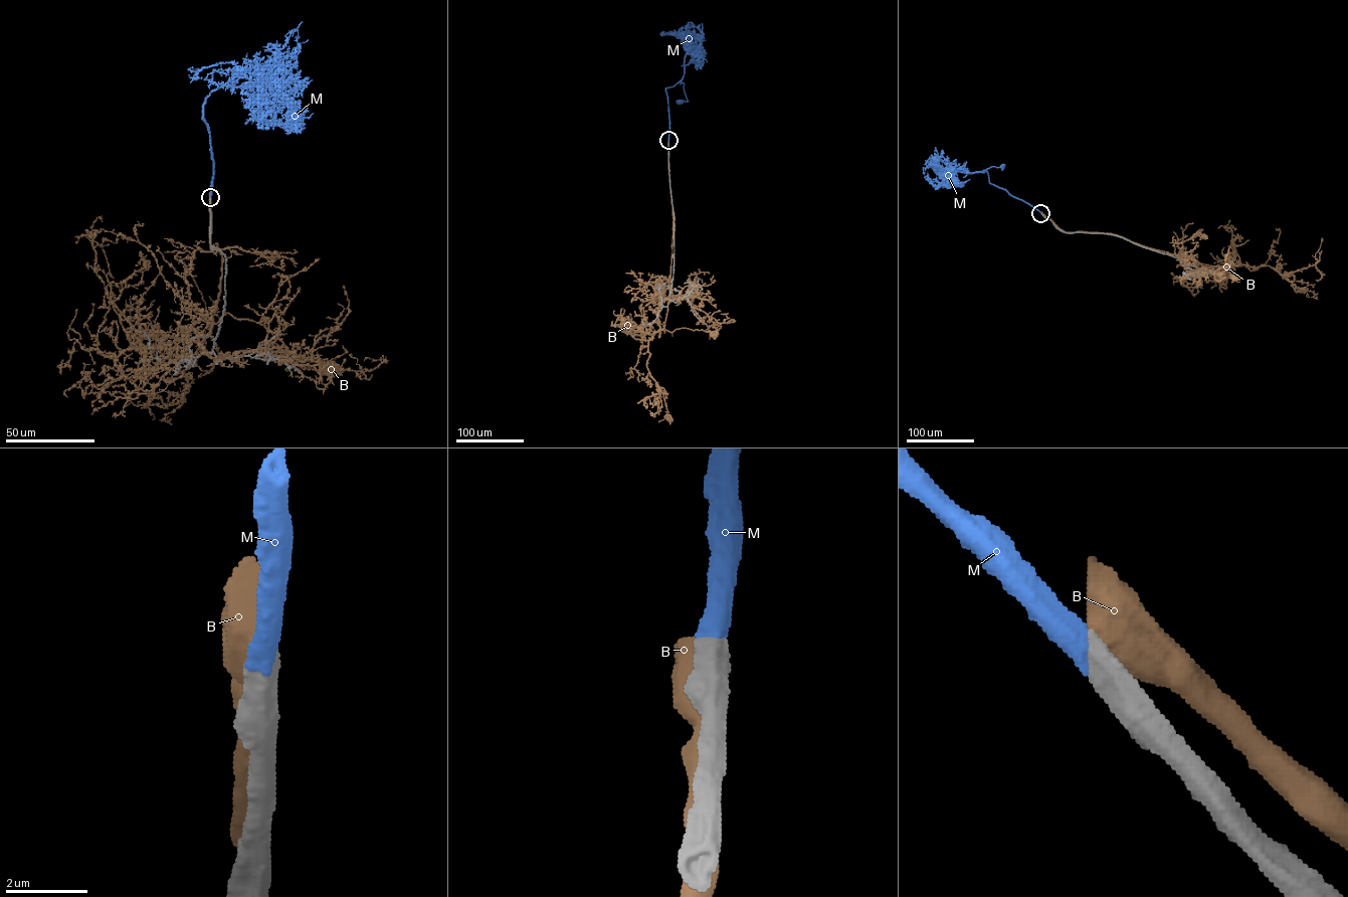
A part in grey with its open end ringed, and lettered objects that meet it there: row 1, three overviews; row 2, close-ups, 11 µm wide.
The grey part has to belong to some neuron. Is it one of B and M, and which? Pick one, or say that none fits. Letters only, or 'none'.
M

